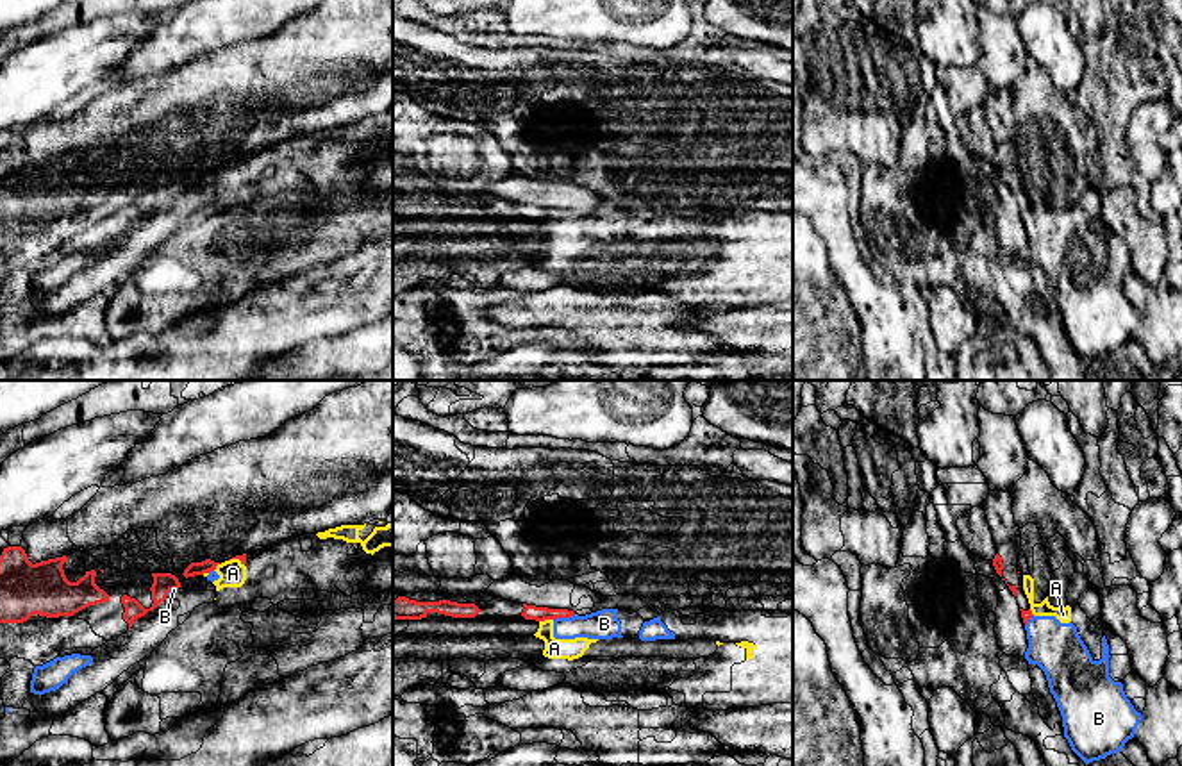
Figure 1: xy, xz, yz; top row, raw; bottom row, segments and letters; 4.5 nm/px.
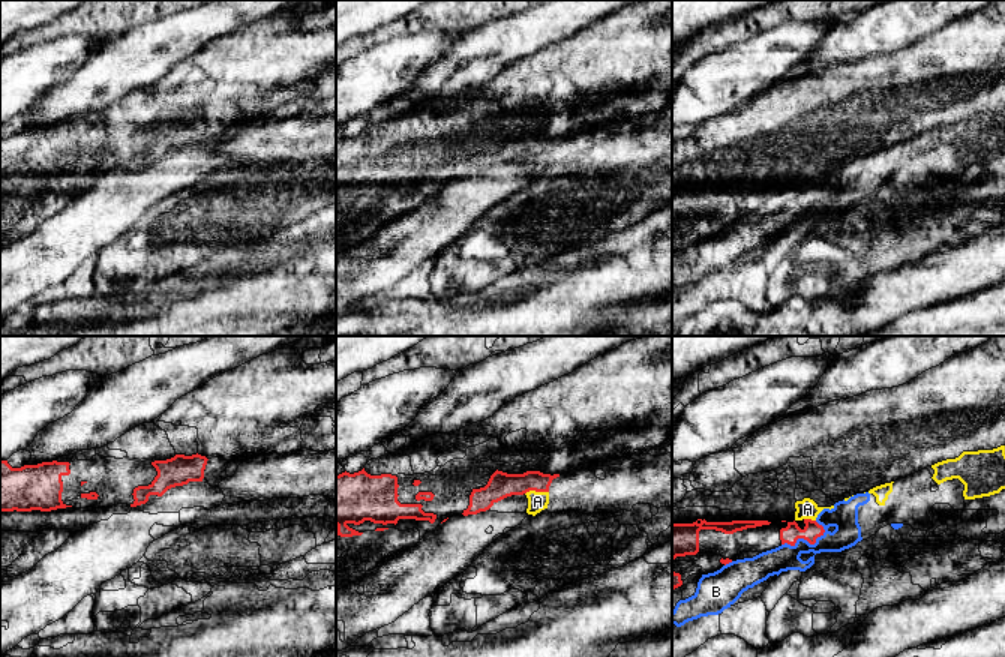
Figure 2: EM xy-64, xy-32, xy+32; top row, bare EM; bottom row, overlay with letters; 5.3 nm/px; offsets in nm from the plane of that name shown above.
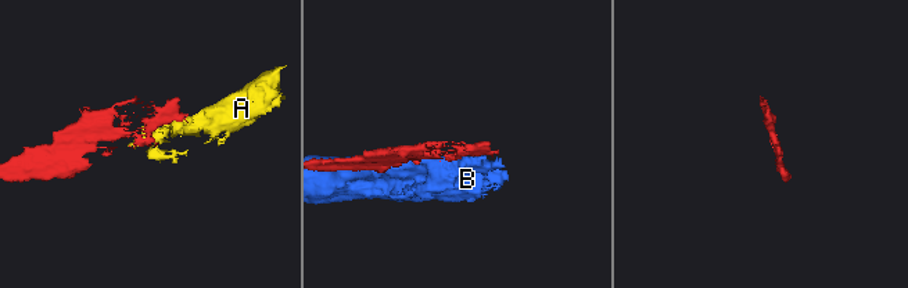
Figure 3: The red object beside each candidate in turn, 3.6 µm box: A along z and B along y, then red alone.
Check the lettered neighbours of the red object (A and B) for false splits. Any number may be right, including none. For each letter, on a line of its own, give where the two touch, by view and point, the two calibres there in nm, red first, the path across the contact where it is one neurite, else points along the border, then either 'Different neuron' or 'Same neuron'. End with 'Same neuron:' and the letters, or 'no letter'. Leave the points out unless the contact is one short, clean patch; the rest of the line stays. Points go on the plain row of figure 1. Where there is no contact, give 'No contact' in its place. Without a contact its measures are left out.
A: Touches red at xz (545, 218). Thickness 60 nm (red) against 100 nm. Different neuron
B: Touches red at xz (565, 216). Thickness 60 nm (red) against 130 nm. Different neuron
Same neuron: no letter

